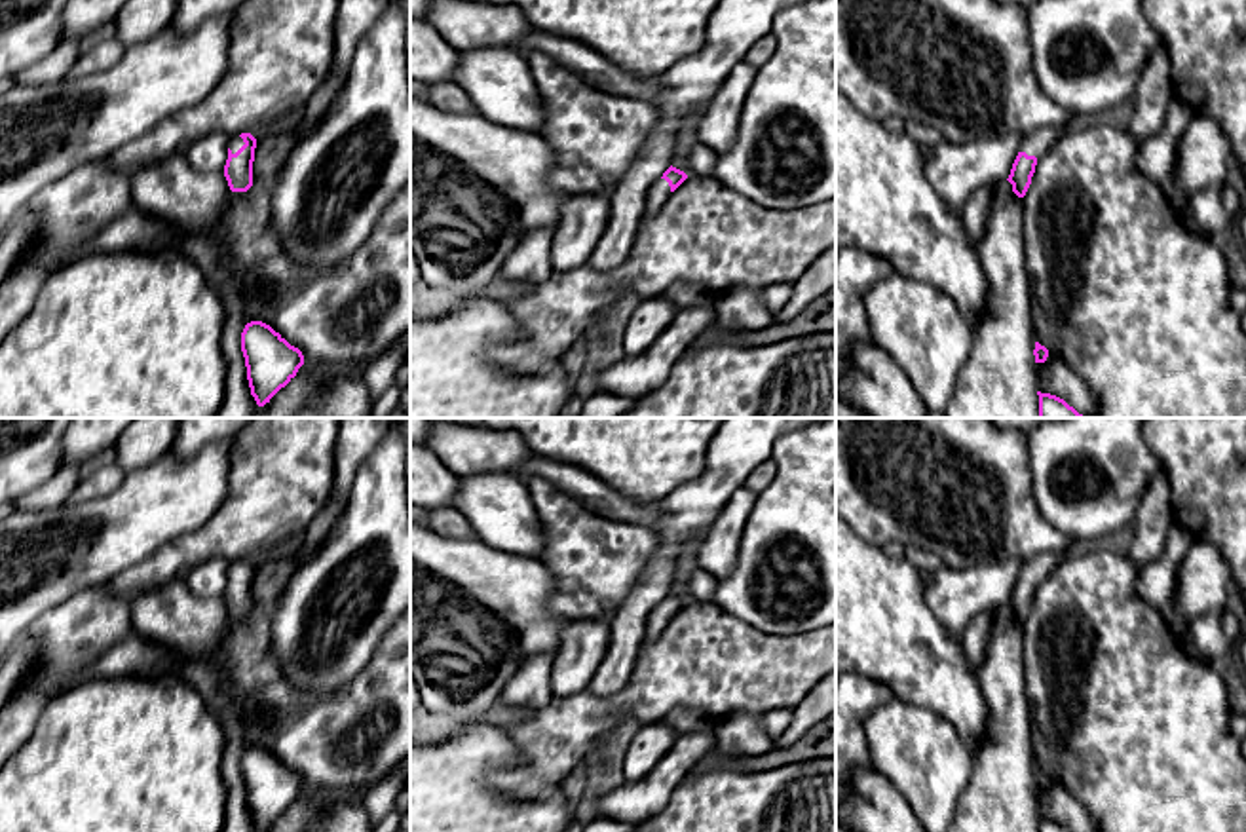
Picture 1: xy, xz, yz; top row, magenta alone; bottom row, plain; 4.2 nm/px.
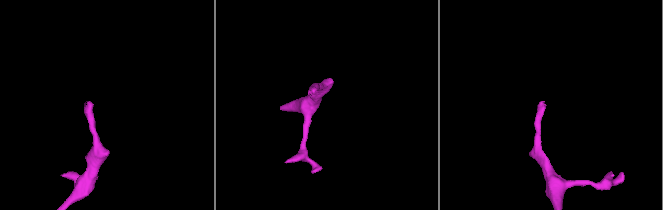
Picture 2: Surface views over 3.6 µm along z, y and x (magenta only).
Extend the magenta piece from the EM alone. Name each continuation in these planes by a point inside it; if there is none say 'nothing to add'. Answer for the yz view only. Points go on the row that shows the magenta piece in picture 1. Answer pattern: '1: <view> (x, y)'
1: yz (1041, 141)

